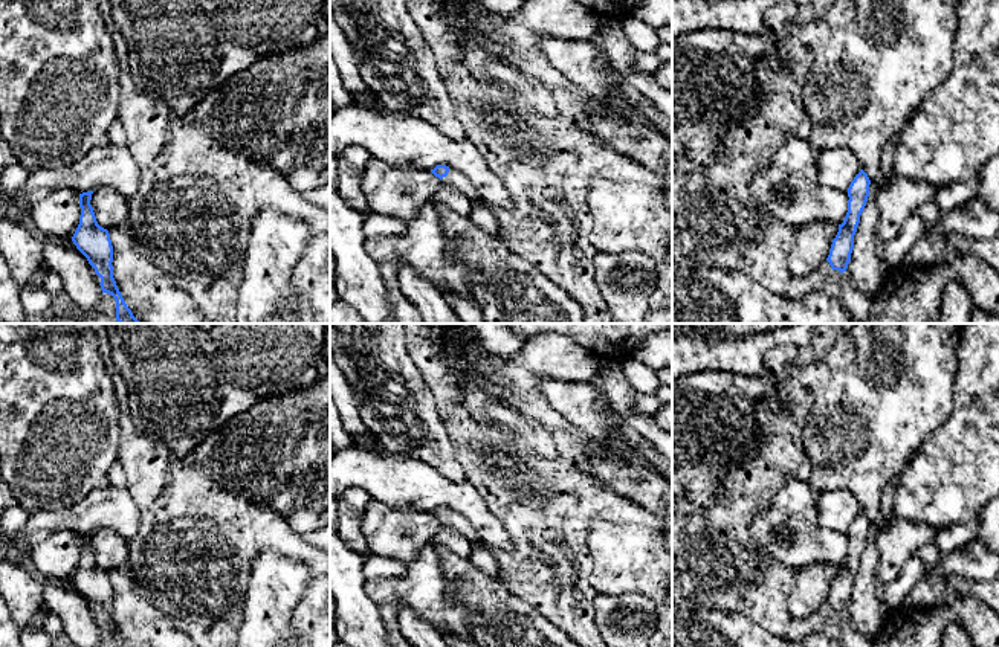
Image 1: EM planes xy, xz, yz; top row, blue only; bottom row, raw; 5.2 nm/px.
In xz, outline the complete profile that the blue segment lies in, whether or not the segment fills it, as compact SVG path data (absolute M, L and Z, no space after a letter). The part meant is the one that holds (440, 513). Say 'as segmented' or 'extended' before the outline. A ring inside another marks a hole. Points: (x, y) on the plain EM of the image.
extended; M437 507L434 511L431 511L431 514L435 519L438 519L441 525L446 525L458 531L461 536L469 539L472 543L480 540L474 526L460 513L449 510L446 507Z

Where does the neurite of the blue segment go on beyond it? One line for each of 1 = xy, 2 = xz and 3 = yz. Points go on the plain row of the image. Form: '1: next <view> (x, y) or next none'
1: next none
2: next xz (455, 521)
3: next none

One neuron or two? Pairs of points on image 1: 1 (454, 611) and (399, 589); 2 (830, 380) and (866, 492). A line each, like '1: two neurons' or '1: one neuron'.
1: one neuron
2: one neuron

